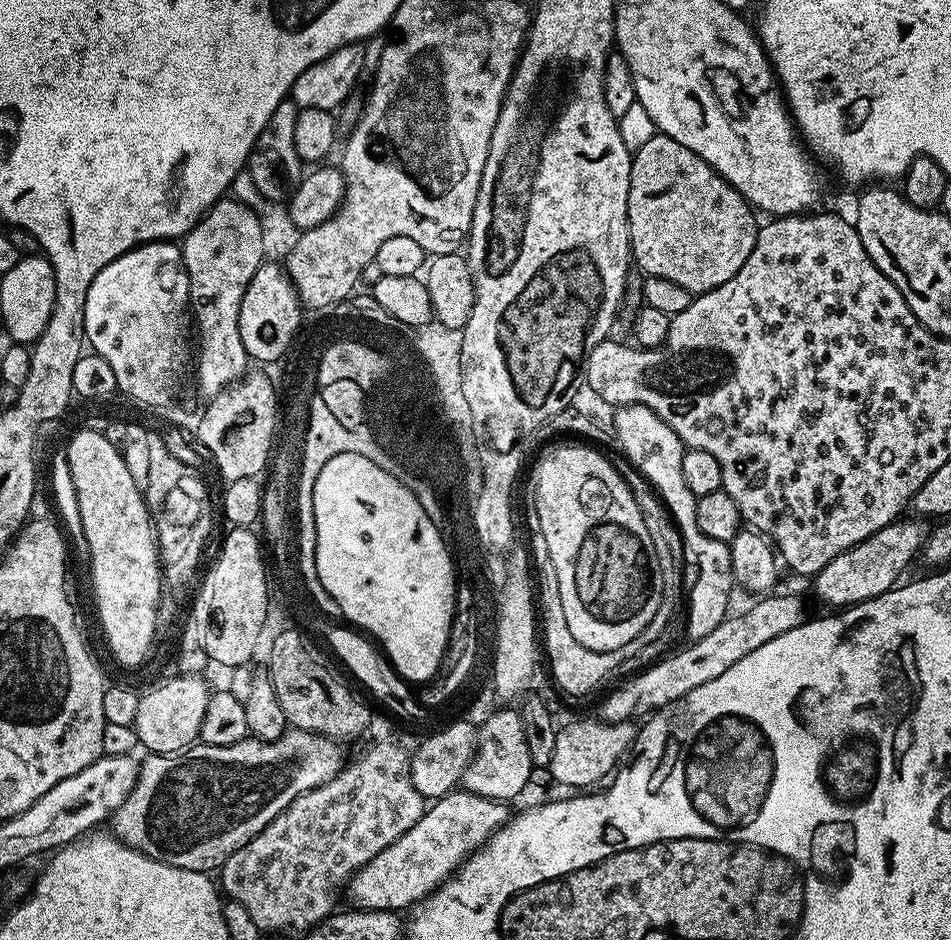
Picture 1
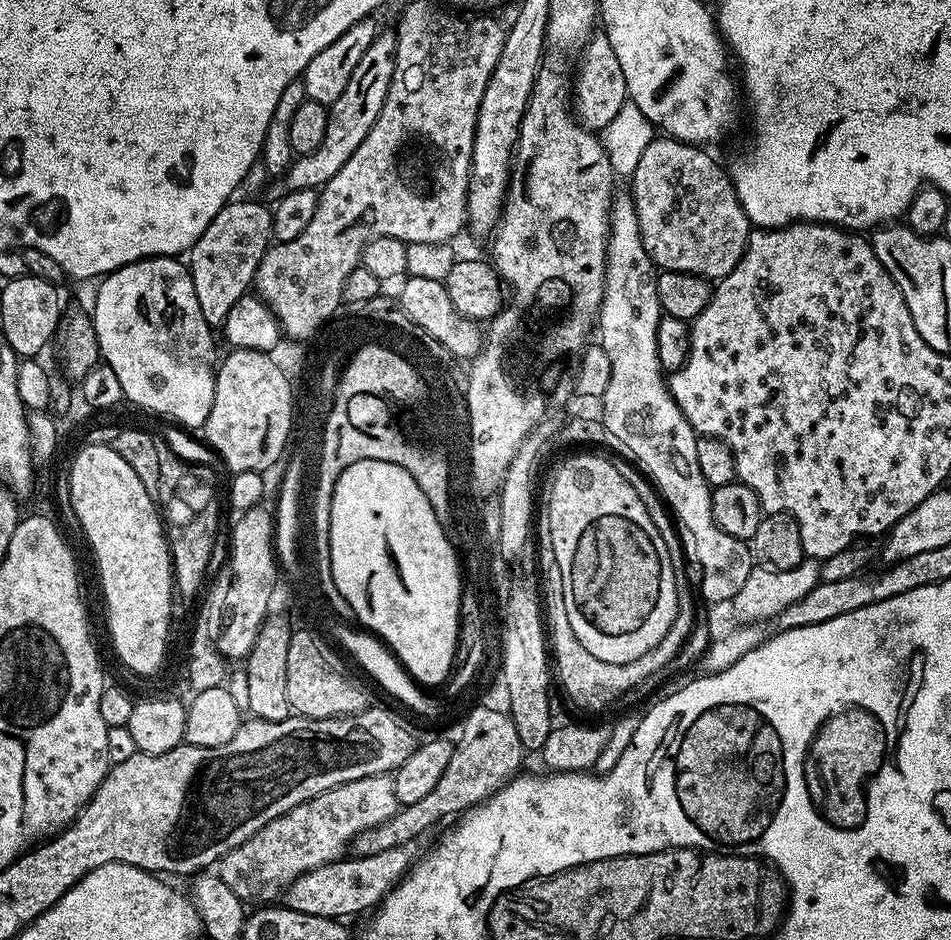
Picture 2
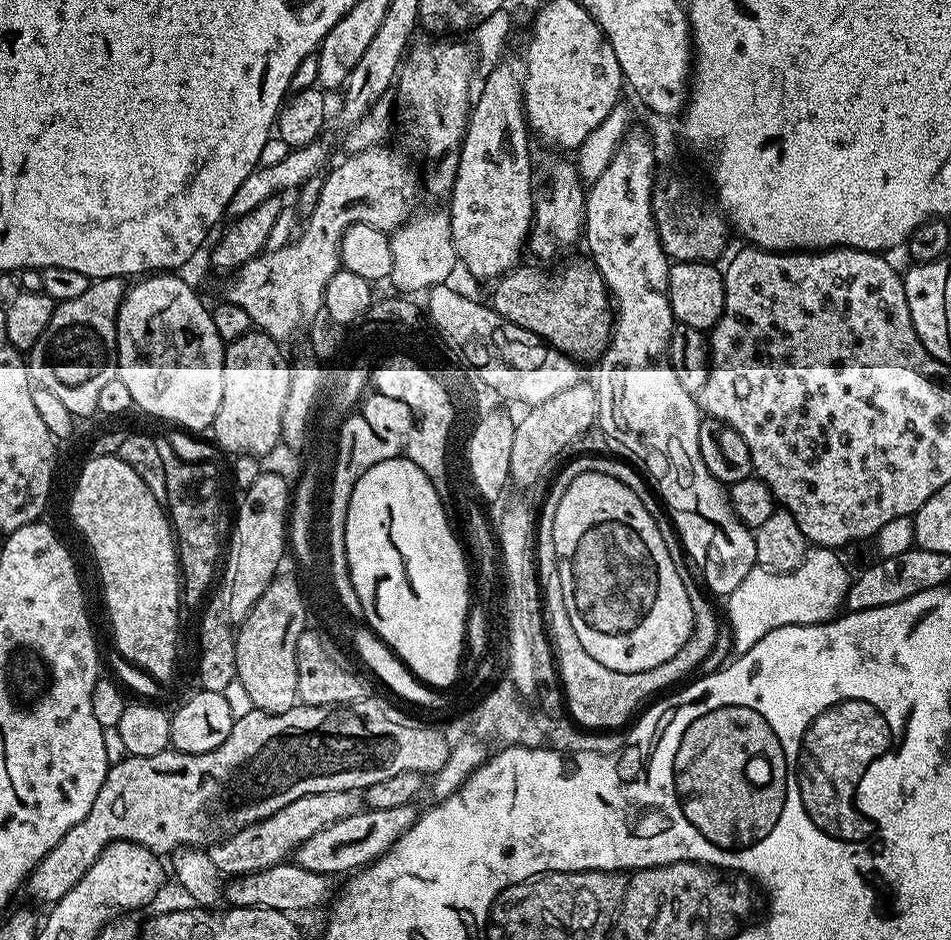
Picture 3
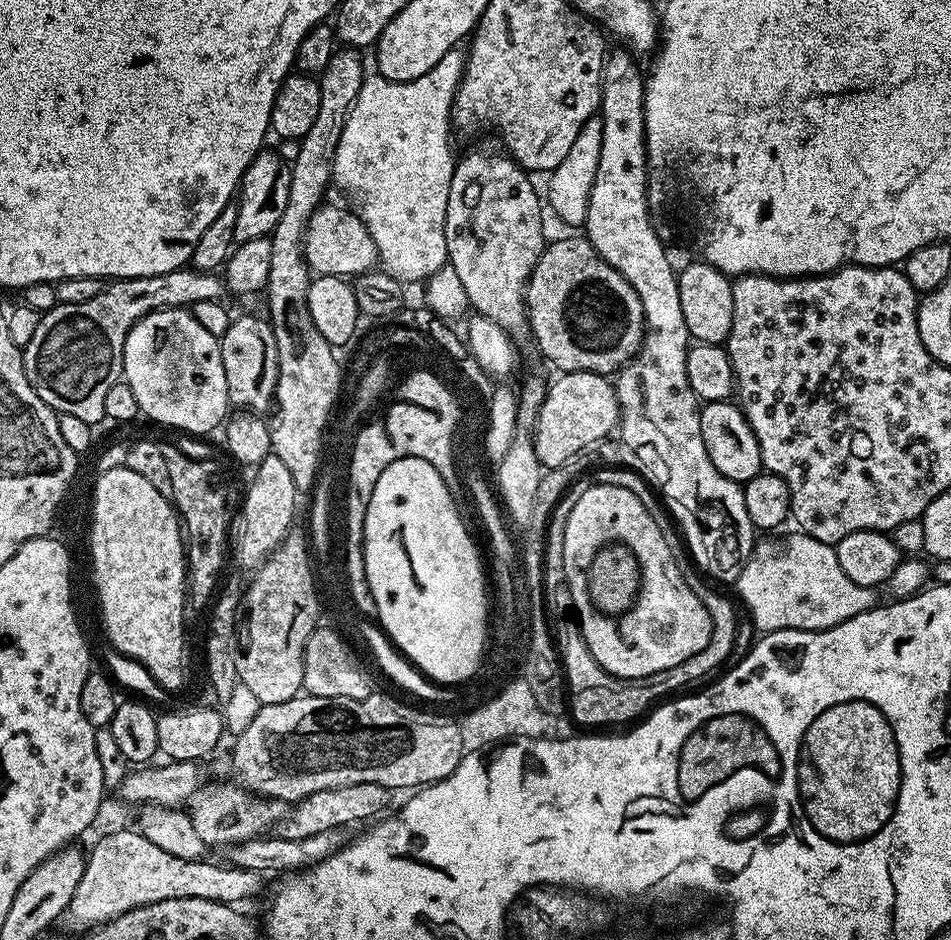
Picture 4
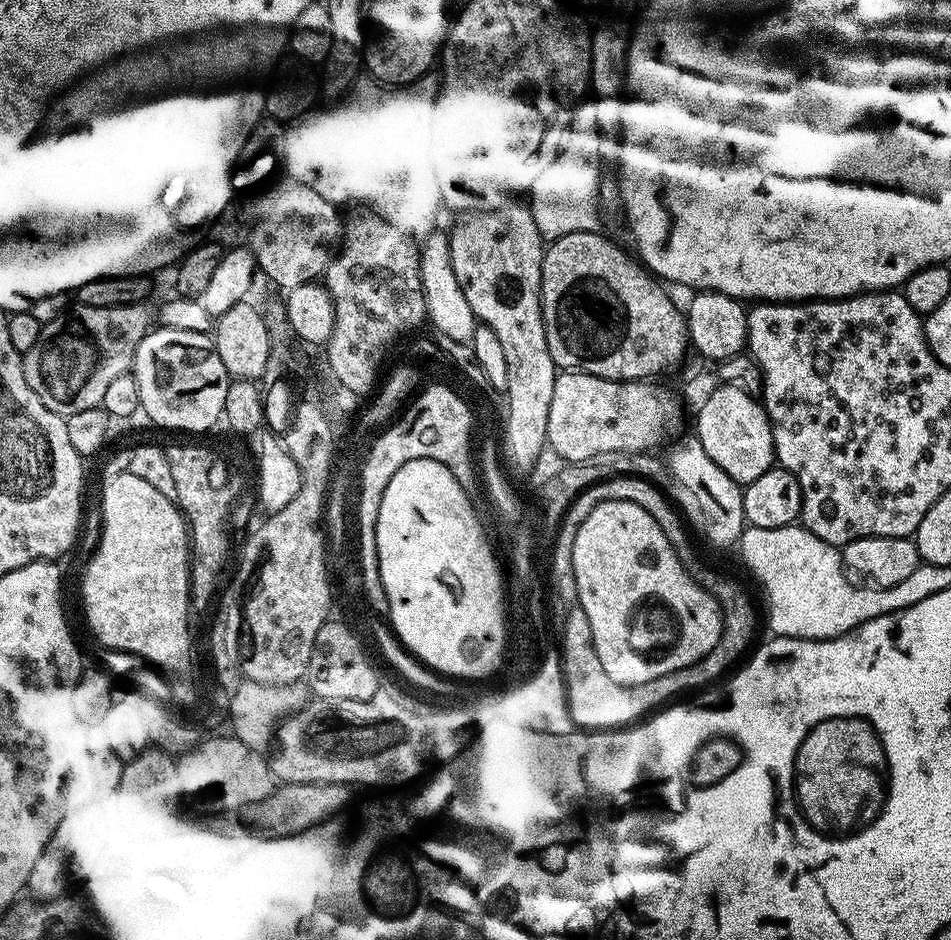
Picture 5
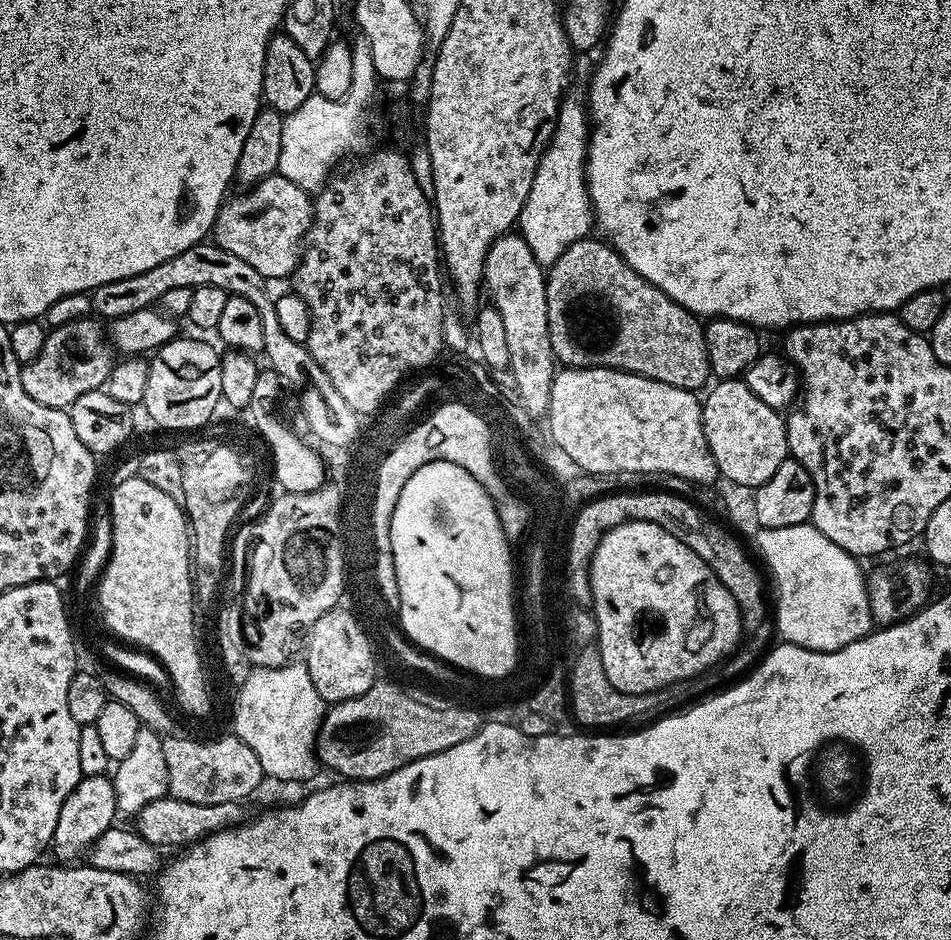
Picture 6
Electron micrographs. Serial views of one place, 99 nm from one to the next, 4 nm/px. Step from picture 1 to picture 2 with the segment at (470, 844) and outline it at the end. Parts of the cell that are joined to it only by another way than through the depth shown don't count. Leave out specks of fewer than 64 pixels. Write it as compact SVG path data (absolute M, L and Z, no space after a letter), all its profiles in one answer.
M409 843L399 844L390 850L382 850L369 856L352 854L336 860L333 864L310 870L290 885L282 897L283 903L302 914L314 914L338 921L348 918L344 916L356 916L364 911L367 913L379 906L389 892L408 875L417 859L413 848Z

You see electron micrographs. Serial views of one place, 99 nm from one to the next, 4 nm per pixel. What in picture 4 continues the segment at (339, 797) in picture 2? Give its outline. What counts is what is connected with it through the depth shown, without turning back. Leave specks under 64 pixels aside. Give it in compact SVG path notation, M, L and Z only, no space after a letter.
M204 784L192 795L190 801L192 822L198 836L209 849L216 850L217 838L226 838L229 846L235 846L263 837L269 830L275 829L290 811L290 804L287 800L269 800L243 787L235 787L229 788L226 784L214 786Z

